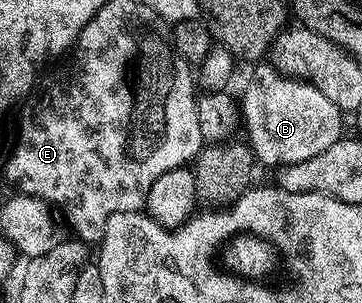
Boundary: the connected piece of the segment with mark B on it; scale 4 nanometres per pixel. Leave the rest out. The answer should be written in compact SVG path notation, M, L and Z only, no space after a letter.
M269 65L255 69L250 84L240 94L240 110L244 135L246 131L245 138L254 152L255 160L259 164L267 163L273 169L308 161L316 157L316 153L324 153L324 149L344 135L344 112L332 105L332 101L328 101L320 89L311 83L289 79Z

